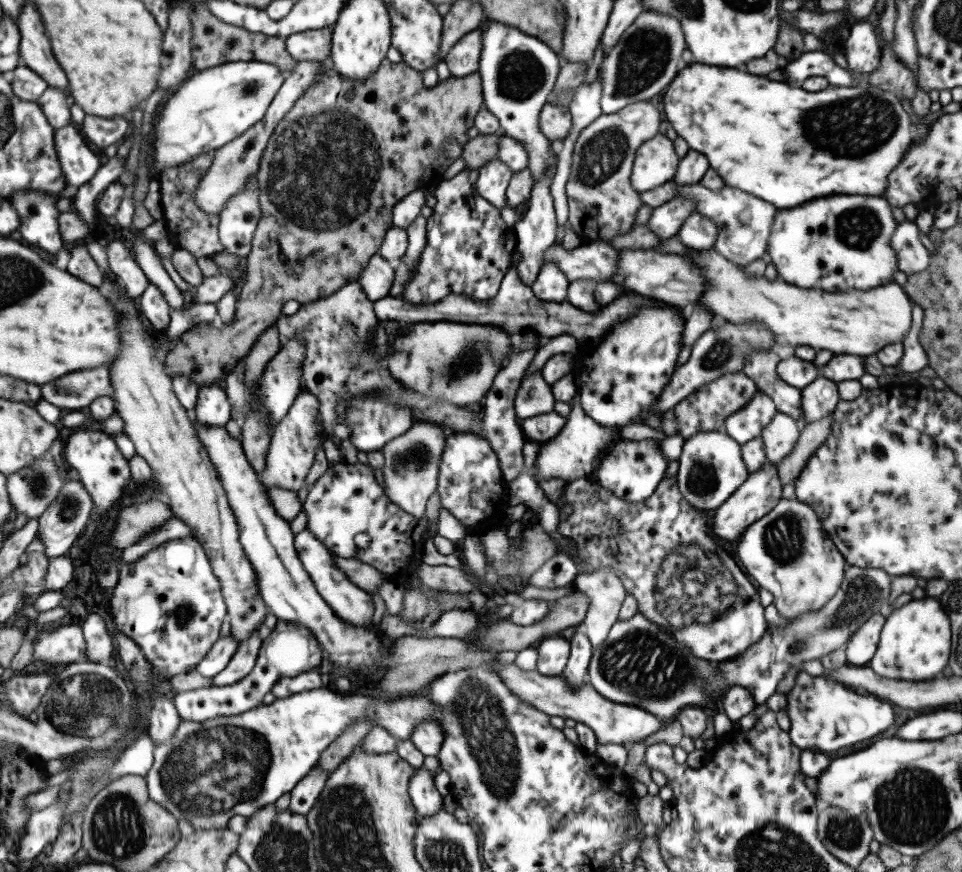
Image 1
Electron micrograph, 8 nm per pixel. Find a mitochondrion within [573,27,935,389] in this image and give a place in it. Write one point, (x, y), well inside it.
(870, 110)

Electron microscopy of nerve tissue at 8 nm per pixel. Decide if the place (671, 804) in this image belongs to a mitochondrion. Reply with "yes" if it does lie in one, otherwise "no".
no

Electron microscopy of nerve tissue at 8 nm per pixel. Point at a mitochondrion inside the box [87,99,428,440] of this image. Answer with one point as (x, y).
(298, 169)

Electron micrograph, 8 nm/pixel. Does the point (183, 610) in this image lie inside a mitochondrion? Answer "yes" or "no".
yes

